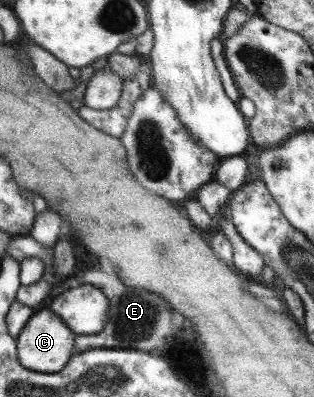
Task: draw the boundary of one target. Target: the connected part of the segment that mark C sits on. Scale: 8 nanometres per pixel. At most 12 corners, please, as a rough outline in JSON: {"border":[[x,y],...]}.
{"border":[[49,309],[16,337],[16,358],[37,373],[61,371],[75,335]]}

